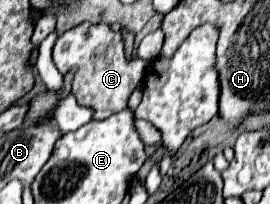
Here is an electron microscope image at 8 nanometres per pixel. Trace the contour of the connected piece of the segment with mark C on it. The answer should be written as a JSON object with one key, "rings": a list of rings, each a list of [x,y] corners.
{"rings":[[[83,22],[65,32],[55,42],[52,58],[61,74],[65,74],[69,68],[77,68],[73,78],[73,96],[81,106],[91,106],[95,110],[93,118],[107,118],[119,110],[125,110],[131,92],[139,86],[145,76],[145,68],[149,66],[149,62],[139,58],[127,62],[121,32],[111,30],[104,23]]]}

